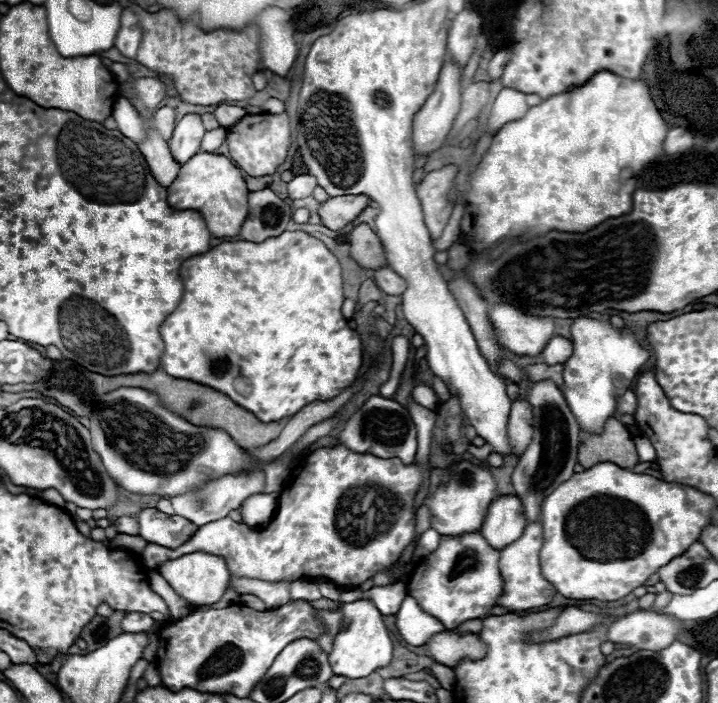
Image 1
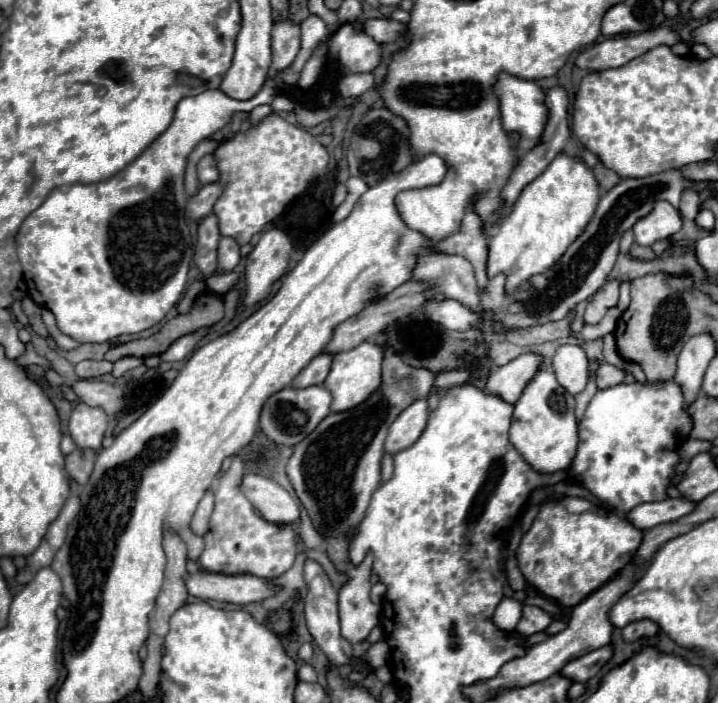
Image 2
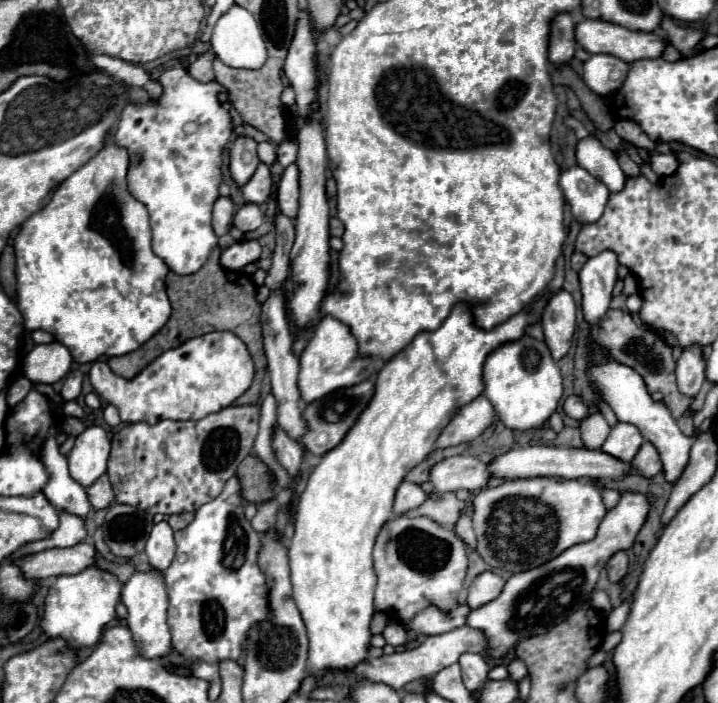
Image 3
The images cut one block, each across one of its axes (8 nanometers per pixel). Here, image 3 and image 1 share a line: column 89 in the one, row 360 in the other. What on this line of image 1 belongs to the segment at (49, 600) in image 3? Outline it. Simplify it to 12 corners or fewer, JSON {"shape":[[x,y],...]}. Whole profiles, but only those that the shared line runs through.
{"shape":[[574,318],[564,396],[600,432],[650,352],[632,328]]}

